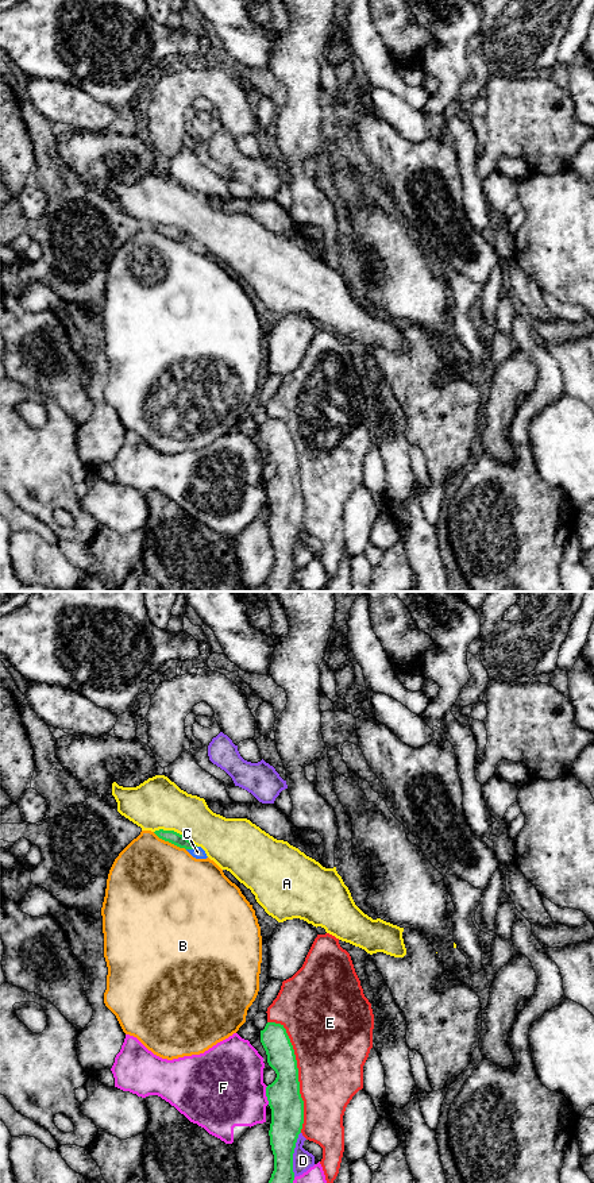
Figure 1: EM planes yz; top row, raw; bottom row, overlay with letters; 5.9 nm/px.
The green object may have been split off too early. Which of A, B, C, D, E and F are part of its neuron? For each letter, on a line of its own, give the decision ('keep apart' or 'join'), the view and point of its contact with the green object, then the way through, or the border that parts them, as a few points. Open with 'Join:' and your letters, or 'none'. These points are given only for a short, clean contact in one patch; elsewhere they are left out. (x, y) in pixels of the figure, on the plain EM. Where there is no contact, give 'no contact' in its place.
Join: C
A: keep apart; meets green in yz at (176, 227)
B: keep apart; meets green in yz at (169, 237)
C: join; meets green in yz at (191, 243)
D: keep apart; meets green in yz at (292, 550)
E: keep apart; meets green in yz at (297, 467)
F: keep apart; meets green in yz at (266, 490)

